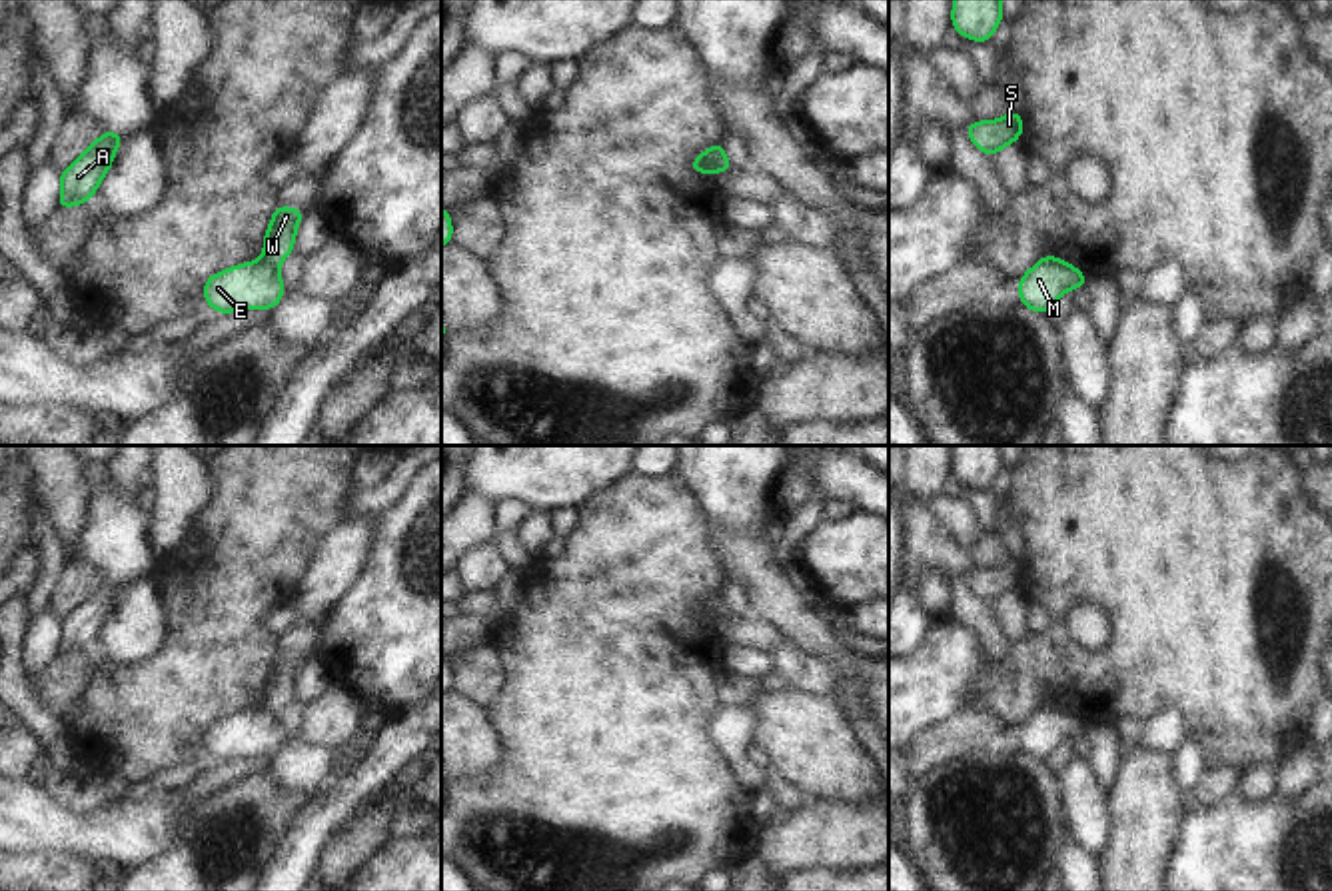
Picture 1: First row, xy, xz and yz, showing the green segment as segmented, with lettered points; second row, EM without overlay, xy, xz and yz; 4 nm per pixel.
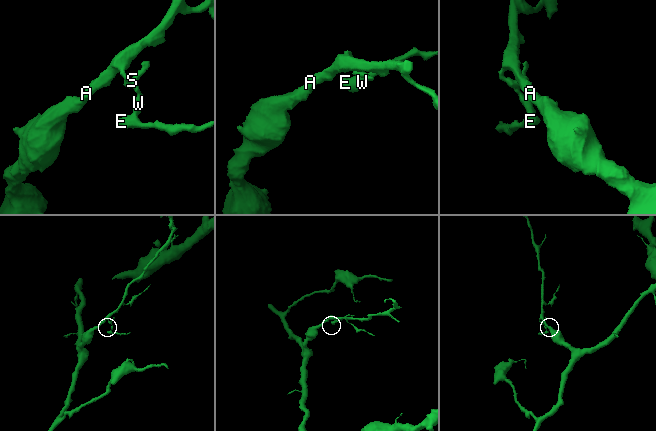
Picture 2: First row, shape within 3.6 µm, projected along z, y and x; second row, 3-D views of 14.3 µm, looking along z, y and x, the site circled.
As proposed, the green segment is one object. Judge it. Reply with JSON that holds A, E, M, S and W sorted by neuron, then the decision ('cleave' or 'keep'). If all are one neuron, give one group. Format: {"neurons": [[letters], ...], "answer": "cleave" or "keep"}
{"neurons": [["A", "S", "W"], ["E", "M"]], "answer": "cleave"}

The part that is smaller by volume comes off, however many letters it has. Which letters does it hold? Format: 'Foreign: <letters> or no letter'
Foreign: E, M

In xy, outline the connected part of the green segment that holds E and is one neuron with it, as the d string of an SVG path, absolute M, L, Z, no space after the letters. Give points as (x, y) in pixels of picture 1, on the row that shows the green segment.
M246 262L204 282L204 302L218 314L274 310L284 298L284 278L266 262Z

